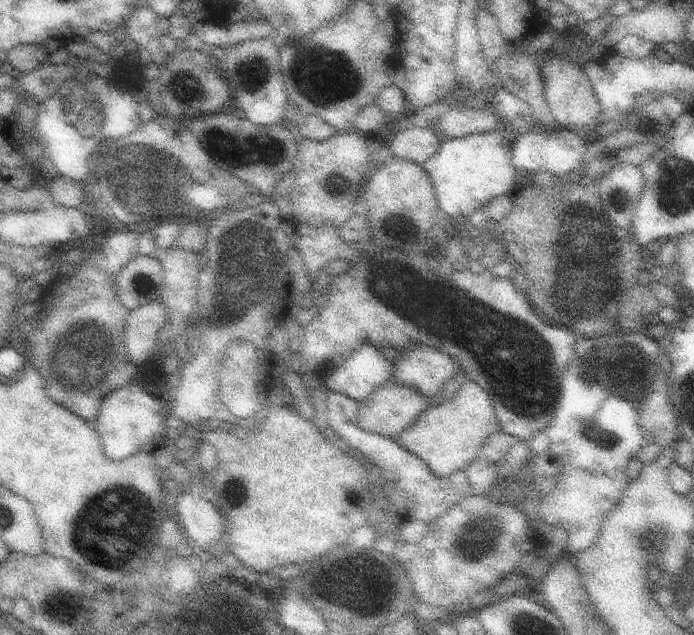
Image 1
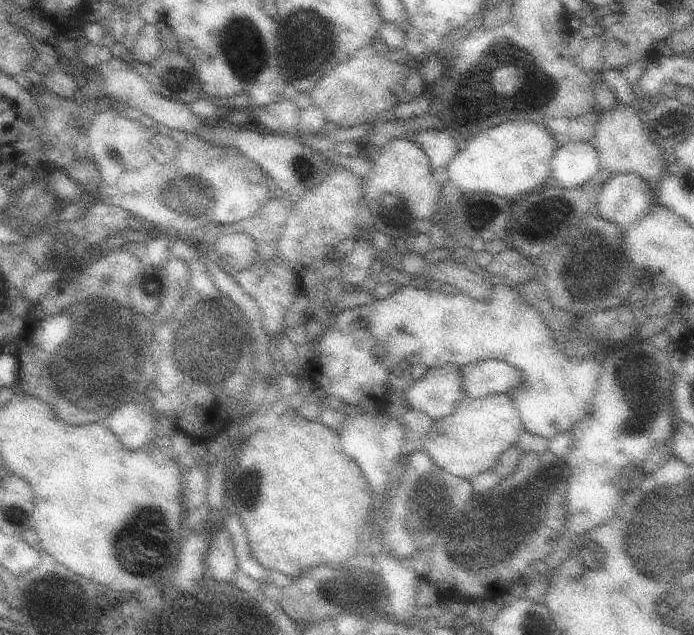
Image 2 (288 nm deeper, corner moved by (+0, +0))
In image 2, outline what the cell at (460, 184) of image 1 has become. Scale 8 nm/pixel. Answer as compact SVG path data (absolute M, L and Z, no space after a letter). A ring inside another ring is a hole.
M503 122L459 144L455 158L445 170L449 182L461 190L461 196L497 194L507 200L517 200L545 182L551 182L551 160L557 144L551 132L539 122Z

